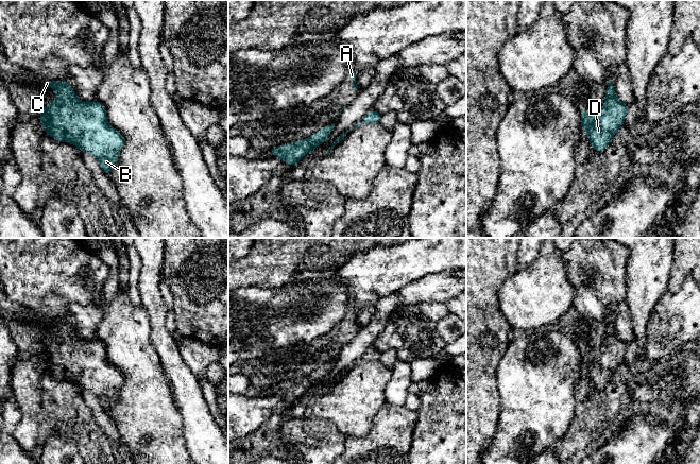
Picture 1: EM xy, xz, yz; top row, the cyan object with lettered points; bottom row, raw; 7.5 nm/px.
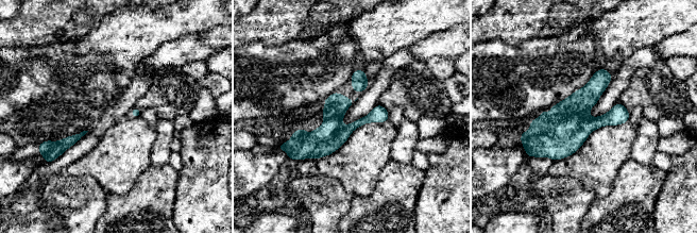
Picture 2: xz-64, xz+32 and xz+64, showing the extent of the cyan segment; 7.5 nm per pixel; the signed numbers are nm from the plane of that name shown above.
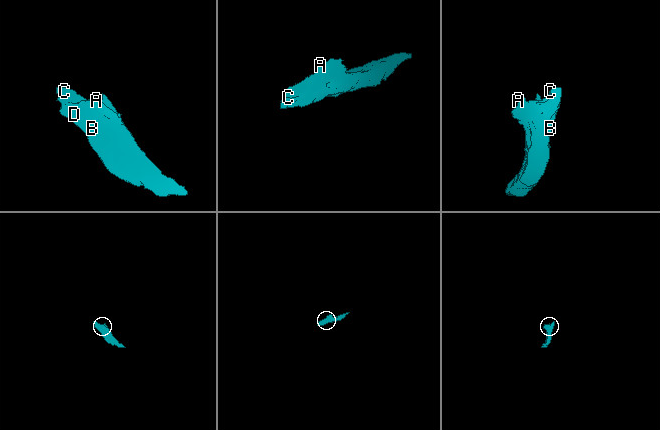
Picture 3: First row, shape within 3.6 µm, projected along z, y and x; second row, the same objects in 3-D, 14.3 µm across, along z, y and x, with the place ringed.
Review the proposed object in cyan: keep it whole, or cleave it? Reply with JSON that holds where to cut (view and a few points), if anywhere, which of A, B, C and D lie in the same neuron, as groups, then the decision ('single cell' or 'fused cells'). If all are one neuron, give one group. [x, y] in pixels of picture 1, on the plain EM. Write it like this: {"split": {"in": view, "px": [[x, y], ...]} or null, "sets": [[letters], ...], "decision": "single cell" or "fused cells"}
{"split": null, "sets": [["A", "B", "C", "D"]], "decision": "single cell"}

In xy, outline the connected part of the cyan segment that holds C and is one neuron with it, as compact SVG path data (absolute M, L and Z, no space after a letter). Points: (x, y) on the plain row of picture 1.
M44 317L41 322L45 325L52 325L57 332L56 337L40 347L39 359L45 364L45 371L57 379L66 379L78 384L81 392L90 391L99 398L102 409L108 414L118 401L118 392L125 380L122 372L108 362L105 343L99 339L79 338L68 319Z

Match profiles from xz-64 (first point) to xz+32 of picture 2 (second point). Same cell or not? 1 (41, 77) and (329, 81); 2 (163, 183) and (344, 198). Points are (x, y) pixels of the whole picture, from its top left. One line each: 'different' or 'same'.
1: same
2: different

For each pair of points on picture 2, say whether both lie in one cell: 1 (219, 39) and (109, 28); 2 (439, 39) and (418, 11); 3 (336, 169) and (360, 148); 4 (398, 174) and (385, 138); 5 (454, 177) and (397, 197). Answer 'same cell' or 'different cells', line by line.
1: different cells
2: different cells
3: same cell
4: different cells
5: different cells

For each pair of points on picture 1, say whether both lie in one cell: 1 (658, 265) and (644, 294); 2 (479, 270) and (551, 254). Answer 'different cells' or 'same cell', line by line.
1: same cell
2: different cells

